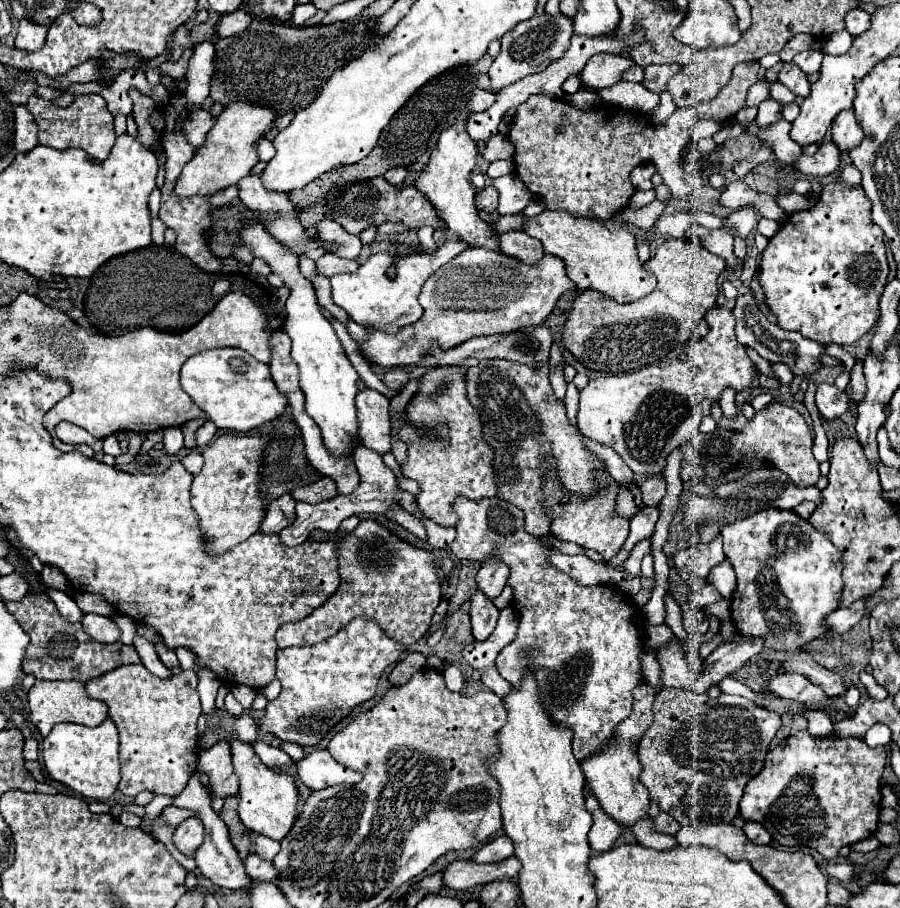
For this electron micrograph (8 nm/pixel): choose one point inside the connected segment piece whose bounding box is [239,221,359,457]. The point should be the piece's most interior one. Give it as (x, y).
(329, 382)

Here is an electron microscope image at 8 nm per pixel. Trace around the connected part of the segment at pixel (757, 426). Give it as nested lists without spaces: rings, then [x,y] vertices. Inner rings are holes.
[[[769,403],[765,409],[759,409],[741,431],[723,429],[717,425],[713,433],[699,433],[685,441],[679,449],[683,451],[683,457],[691,451],[693,461],[697,465],[703,465],[705,475],[711,479],[719,479],[721,475],[743,469],[749,463],[757,463],[759,467],[775,467],[783,471],[785,475],[789,475],[795,487],[805,489],[809,485],[815,485],[819,479],[819,463],[815,461],[811,447],[813,437],[803,415],[799,415],[793,407]]]

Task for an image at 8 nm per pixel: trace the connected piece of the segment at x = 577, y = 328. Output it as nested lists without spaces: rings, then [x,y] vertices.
[[[669,239],[657,247],[655,255],[645,263],[645,269],[655,275],[657,287],[653,293],[639,301],[617,303],[601,291],[585,291],[575,299],[573,309],[565,321],[563,343],[585,367],[603,373],[623,373],[659,361],[675,351],[675,347],[685,347],[693,337],[695,325],[705,319],[707,311],[715,309],[717,305],[717,277],[727,269],[727,261],[719,255],[709,253],[701,243],[693,239]]]

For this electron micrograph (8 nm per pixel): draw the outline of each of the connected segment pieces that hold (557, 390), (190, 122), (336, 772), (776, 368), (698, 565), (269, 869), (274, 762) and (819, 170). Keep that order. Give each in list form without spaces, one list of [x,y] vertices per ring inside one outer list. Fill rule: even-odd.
[[[561,359],[561,363],[551,371],[549,379],[551,379],[551,387],[553,387],[553,393],[555,397],[563,403],[565,399],[565,389],[567,389],[567,383],[565,383],[565,375],[563,375],[563,367],[565,367],[565,361]]]
[[[195,109],[195,113],[189,113],[183,125],[183,135],[189,145],[199,147],[203,145],[203,139],[207,131],[213,127],[213,117],[205,109]]]
[[[309,749],[307,755],[297,763],[297,775],[309,789],[325,789],[337,783],[357,783],[359,773],[343,769],[327,749]]]
[[[771,363],[771,369],[773,369],[775,377],[777,377],[783,385],[791,385],[791,381],[793,381],[793,373],[787,369],[785,363]]]
[[[717,535],[713,541],[709,543],[699,543],[693,549],[693,559],[687,563],[685,571],[689,575],[695,575],[699,579],[707,579],[707,575],[711,573],[711,569],[715,565],[719,565],[725,559],[723,555],[723,537]]]
[[[249,853],[245,859],[245,873],[251,879],[263,879],[263,881],[275,881],[275,867],[273,863],[261,861],[255,853]]]
[[[257,741],[257,743],[253,745],[253,749],[255,749],[255,753],[261,757],[261,761],[263,761],[267,767],[271,767],[271,769],[283,769],[283,767],[293,765],[293,761],[291,761],[291,758],[285,751],[275,749],[275,747],[267,747],[265,741]]]
[[[819,147],[817,153],[813,155],[801,155],[795,161],[795,167],[805,173],[805,175],[813,175],[813,177],[823,177],[833,173],[839,167],[839,149],[837,147]]]

